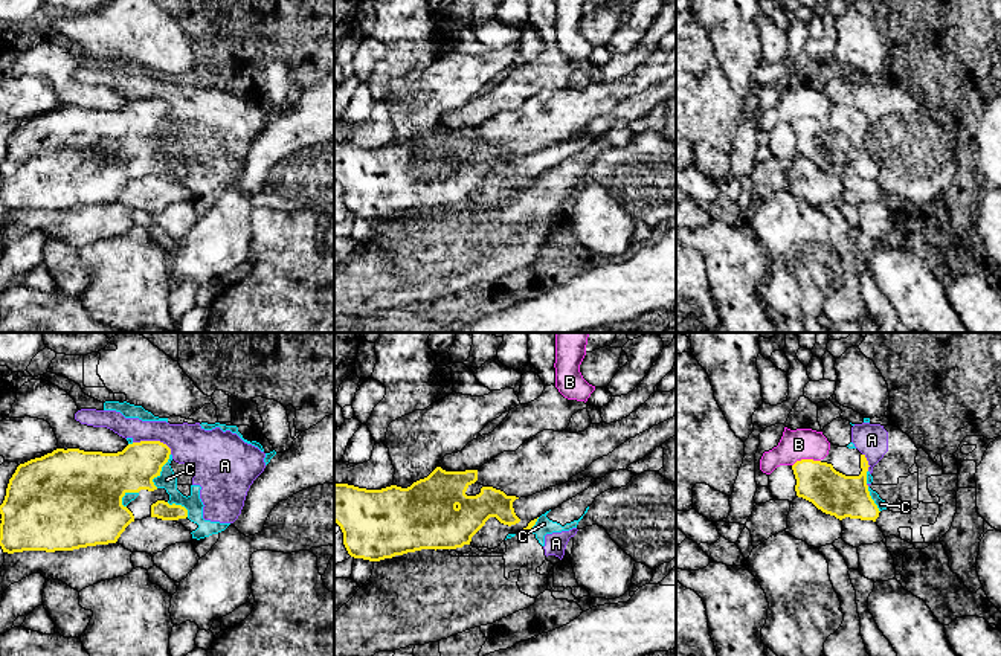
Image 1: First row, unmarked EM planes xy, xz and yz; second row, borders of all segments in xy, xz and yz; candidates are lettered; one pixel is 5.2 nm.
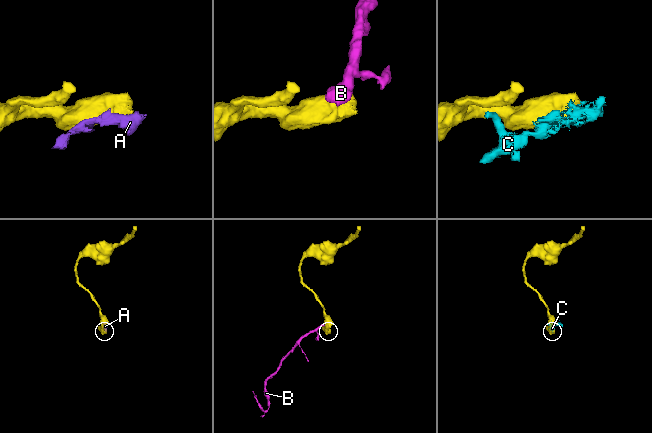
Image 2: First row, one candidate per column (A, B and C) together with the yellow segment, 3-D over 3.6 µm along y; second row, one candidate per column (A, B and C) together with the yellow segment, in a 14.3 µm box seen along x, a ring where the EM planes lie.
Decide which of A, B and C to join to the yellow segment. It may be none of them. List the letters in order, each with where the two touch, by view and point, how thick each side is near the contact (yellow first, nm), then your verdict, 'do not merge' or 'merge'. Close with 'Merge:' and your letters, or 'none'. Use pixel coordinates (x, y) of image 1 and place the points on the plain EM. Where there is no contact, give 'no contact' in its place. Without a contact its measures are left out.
A: xy (154, 99) | 240/220 nm | do not merge
B: yz (806, 118) | 220/160 nm | do not merge
C: xy (160, 128) | 240/90 nm | do not merge
Merge: none

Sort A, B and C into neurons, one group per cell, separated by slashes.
A C / B

